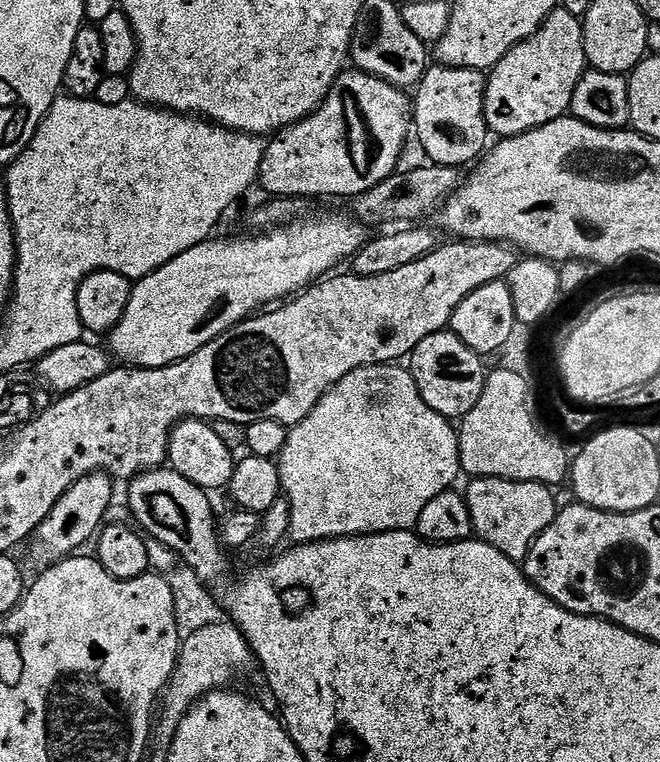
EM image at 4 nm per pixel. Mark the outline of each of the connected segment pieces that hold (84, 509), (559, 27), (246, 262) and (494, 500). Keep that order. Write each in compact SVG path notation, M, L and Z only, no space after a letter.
M91 472L86 478L74 482L70 490L58 498L58 502L50 510L50 514L36 527L30 537L28 560L36 570L52 568L58 562L67 560L69 556L79 553L84 543L91 541L99 533L105 523L104 515L112 504L112 477L104 472Z
M563 6L555 8L530 38L518 42L502 62L487 73L484 86L484 117L489 133L507 138L526 134L546 122L554 122L572 107L574 90L589 67L584 49L581 17Z
M347 215L312 216L309 220L297 218L279 228L260 230L252 234L256 236L240 236L237 240L209 238L203 244L186 250L186 254L178 254L178 258L154 270L154 274L133 283L126 314L122 314L118 326L114 326L107 337L111 355L115 359L117 356L121 365L134 368L170 366L182 358L190 358L190 354L202 350L206 342L218 338L236 324L241 324L265 306L295 297L333 270L339 269L336 267L344 259L345 263L355 256L357 250L369 239L369 229L355 215Z
M489 476L473 479L471 483L466 499L473 533L506 554L506 558L517 562L527 560L534 542L556 517L558 509L553 489L534 480L503 480Z

